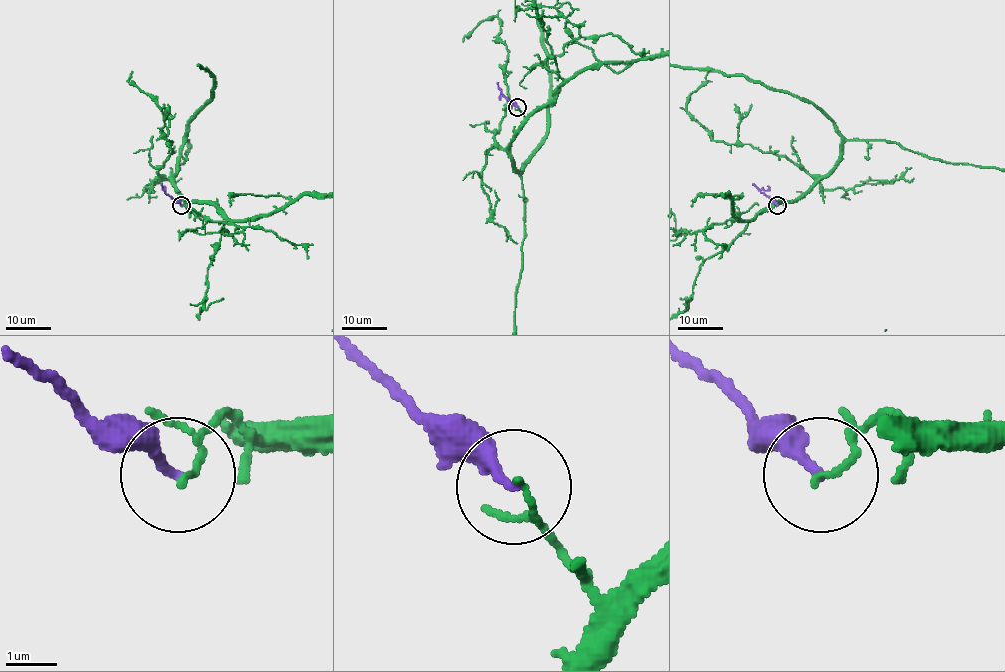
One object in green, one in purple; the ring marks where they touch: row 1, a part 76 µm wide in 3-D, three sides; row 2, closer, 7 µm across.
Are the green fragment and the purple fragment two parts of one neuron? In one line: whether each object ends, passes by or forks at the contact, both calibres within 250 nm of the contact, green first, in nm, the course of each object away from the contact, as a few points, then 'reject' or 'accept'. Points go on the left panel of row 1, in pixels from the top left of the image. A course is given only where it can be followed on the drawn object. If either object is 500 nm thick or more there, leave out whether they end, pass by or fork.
green ends; purple ends; calibres 120 and 220 nm; course purple (181, 205), (164, 190), (164, 186); reject

